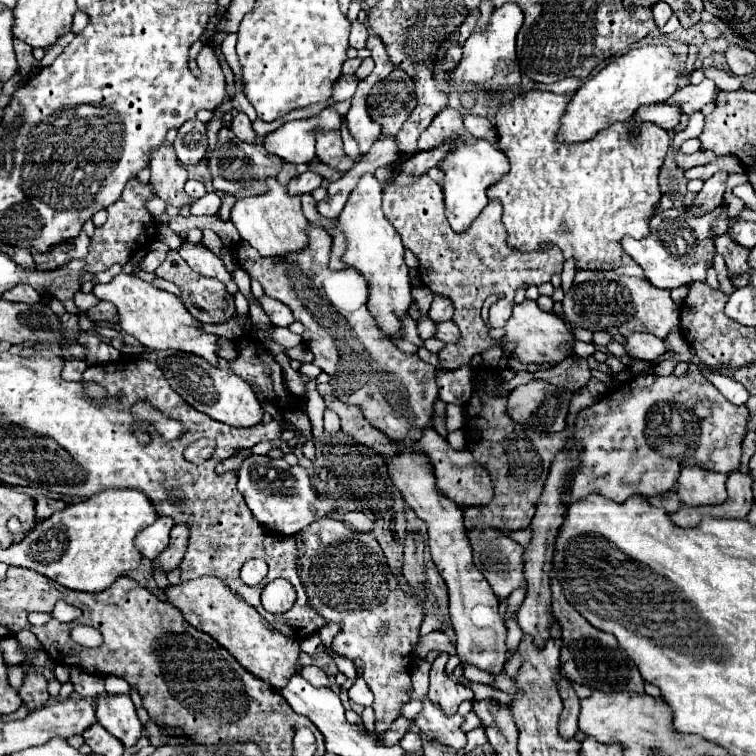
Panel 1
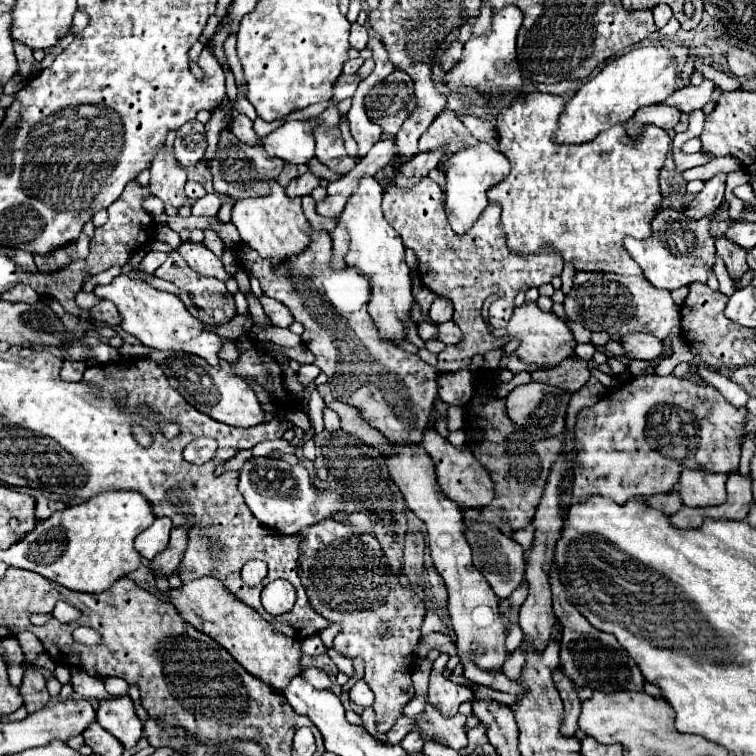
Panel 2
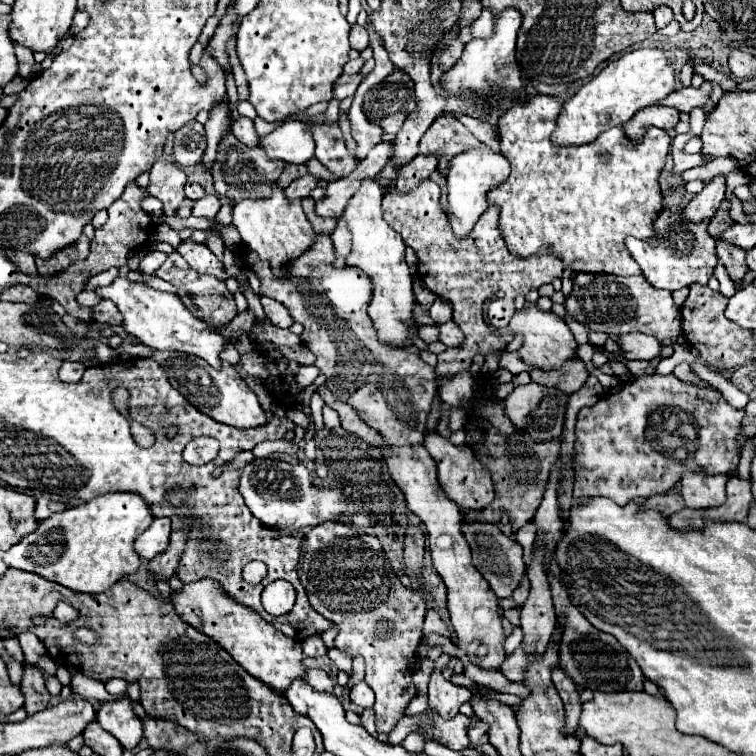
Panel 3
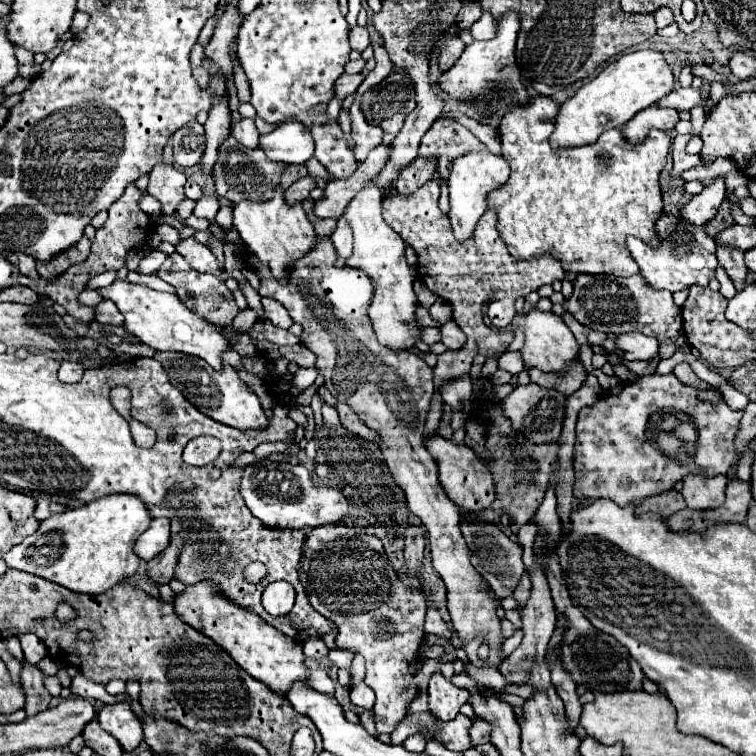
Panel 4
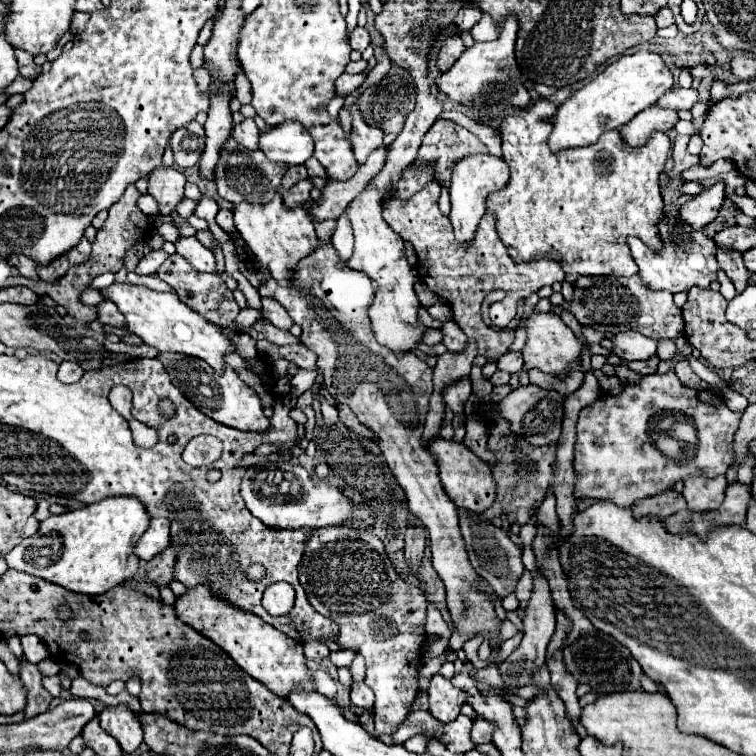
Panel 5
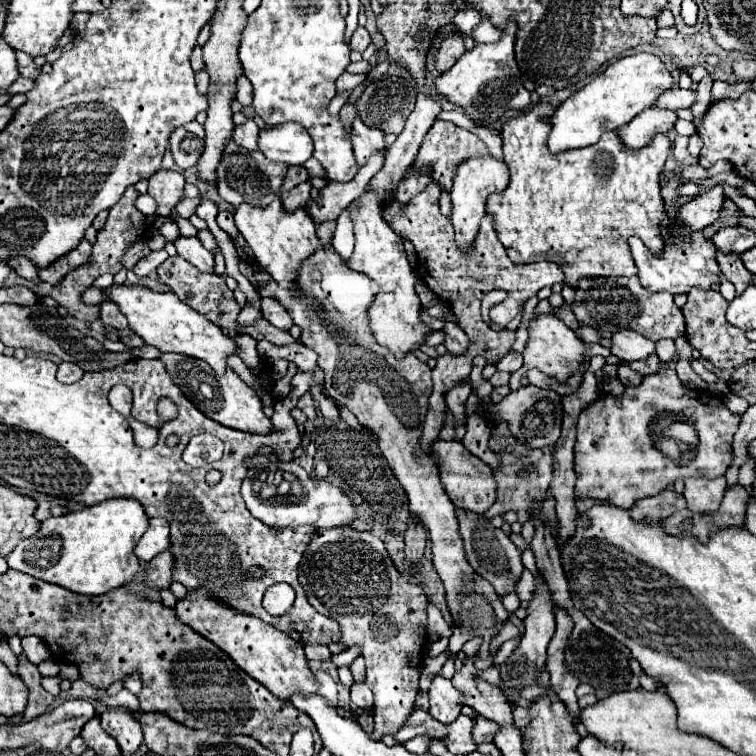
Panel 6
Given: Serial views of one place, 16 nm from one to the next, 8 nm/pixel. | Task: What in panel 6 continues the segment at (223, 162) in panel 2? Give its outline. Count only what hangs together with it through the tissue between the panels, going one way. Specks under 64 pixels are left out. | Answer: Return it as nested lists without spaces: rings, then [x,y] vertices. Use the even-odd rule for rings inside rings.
[[[230,142],[218,166],[218,194],[222,196],[224,202],[232,204],[234,208],[238,208],[240,204],[252,204],[258,208],[268,206],[280,194],[286,170],[288,170],[286,164],[272,162],[262,152],[250,152],[236,146],[236,142]]]

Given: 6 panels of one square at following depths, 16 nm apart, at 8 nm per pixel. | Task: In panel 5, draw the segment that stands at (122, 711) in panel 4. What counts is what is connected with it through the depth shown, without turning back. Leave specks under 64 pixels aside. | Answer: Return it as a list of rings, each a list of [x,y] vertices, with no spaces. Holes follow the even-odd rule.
[[[128,706],[106,708],[98,718],[102,728],[118,740],[124,754],[132,754],[142,744],[142,726]]]

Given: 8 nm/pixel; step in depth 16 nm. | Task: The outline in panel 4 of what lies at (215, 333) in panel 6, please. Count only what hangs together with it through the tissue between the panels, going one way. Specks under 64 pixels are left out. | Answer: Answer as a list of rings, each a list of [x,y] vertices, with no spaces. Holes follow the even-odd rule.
[[[114,280],[114,284],[110,284],[108,288],[100,288],[98,292],[118,306],[118,310],[126,318],[124,328],[130,334],[138,336],[144,344],[156,348],[158,352],[182,352],[188,356],[198,356],[206,360],[216,372],[222,370],[222,354],[232,348],[230,340],[222,334],[220,328],[206,324],[202,316],[196,316],[192,310],[188,310],[176,294],[156,292],[148,286],[130,284],[126,280]]]

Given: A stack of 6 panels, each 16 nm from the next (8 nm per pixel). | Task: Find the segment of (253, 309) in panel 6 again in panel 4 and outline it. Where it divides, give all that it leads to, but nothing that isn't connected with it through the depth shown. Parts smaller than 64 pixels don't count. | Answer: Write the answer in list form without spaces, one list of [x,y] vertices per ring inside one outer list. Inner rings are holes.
[[[246,308],[246,310],[242,310],[242,312],[236,316],[232,328],[226,328],[226,330],[224,330],[224,334],[226,334],[226,336],[230,336],[232,332],[234,332],[234,334],[242,334],[242,332],[250,330],[256,320],[258,320],[258,314],[256,314],[254,310],[250,310],[250,308]]]

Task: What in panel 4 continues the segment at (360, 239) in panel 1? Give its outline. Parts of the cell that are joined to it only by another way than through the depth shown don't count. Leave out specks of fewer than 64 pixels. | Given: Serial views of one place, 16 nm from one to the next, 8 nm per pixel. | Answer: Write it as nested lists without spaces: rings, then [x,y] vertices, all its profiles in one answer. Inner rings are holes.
[[[366,182],[364,188],[358,192],[358,196],[352,198],[352,202],[348,204],[344,216],[354,232],[354,252],[346,260],[346,266],[362,270],[370,280],[376,282],[374,300],[368,308],[372,328],[380,344],[400,352],[416,346],[422,326],[416,322],[418,298],[412,290],[414,274],[404,256],[404,240],[384,222],[380,204],[382,204],[382,194],[372,182]]]

